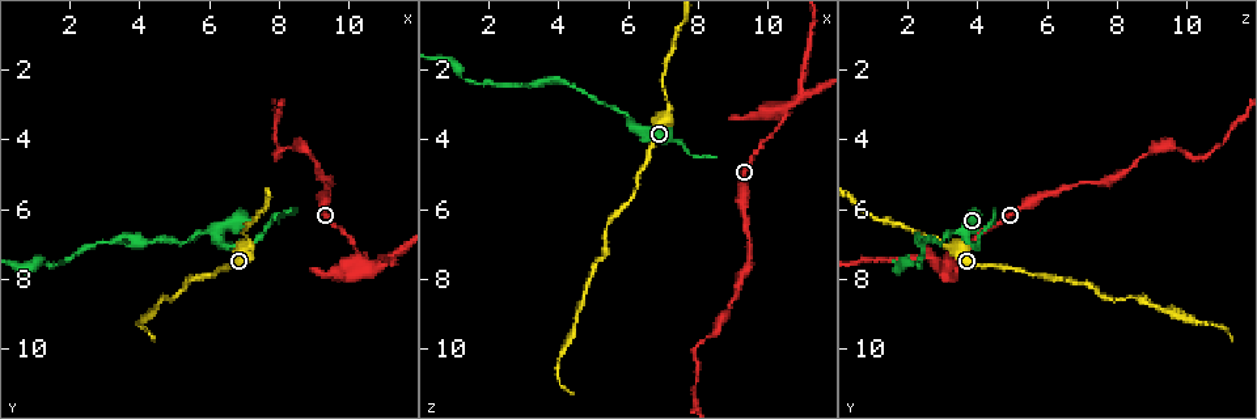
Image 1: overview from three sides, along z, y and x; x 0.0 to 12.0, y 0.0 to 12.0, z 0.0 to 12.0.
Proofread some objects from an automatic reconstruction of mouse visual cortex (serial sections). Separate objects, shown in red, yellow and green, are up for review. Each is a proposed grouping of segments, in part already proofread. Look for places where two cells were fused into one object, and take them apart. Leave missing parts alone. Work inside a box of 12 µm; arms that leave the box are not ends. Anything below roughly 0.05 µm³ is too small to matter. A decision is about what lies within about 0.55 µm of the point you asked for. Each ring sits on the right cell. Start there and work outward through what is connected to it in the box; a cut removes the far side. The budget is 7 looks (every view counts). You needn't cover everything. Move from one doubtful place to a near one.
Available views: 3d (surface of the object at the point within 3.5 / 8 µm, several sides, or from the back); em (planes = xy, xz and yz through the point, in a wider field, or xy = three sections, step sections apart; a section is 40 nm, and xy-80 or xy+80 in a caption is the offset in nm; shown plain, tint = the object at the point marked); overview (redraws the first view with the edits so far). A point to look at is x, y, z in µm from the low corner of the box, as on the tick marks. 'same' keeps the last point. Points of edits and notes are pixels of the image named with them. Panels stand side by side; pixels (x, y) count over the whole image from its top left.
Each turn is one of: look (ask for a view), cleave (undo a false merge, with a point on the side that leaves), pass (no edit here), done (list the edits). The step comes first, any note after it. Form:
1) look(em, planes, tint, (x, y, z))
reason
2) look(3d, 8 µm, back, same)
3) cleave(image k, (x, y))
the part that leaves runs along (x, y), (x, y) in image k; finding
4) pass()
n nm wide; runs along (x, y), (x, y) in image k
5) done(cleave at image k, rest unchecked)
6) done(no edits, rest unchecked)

look(3d, 3.5 µm, back, (5.8, 6.7, 3.2))
calibre changes

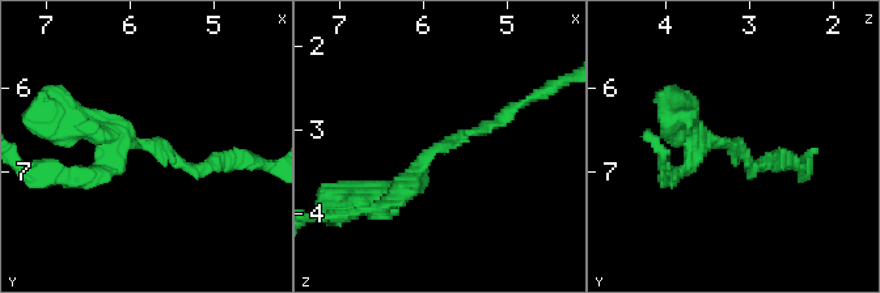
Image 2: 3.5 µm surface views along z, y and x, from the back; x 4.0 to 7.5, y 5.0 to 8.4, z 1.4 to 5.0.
look(em, xy, step 5, tint, (5.75, 6.65, 3.20))
arms of 100, 300 nm; shape alone is not enough

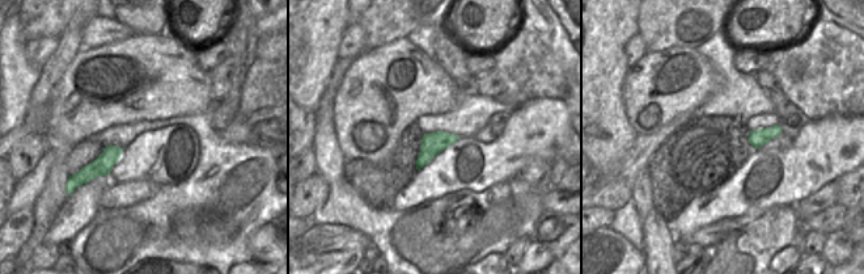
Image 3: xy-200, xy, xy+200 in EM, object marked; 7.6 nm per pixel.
pass()
runs along (380, 204), (436, 151), (510, 111) in image 2; all the same cell

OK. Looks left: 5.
look(3d, 3.5 µm, (8.0, 4.5, 10.2))

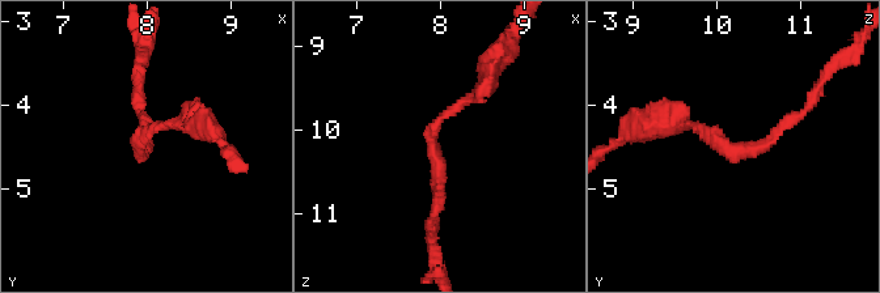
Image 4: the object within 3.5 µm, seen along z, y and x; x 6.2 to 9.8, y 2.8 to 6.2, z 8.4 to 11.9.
pass()
arms of 150, 150 nm; runs along (483, 88), (435, 124), (435, 215) in image 4; one cell here

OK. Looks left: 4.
look(3d, 3.5 µm, (1.6, 7.6, 2.3))

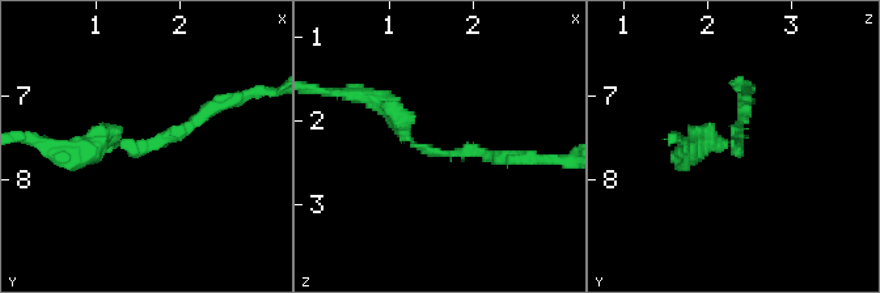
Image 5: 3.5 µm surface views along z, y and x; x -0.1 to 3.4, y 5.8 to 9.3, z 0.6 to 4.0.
look(em, xy, step 2, tint, (1.60, 7.55, 2.35))
arms of 150, 200 nm

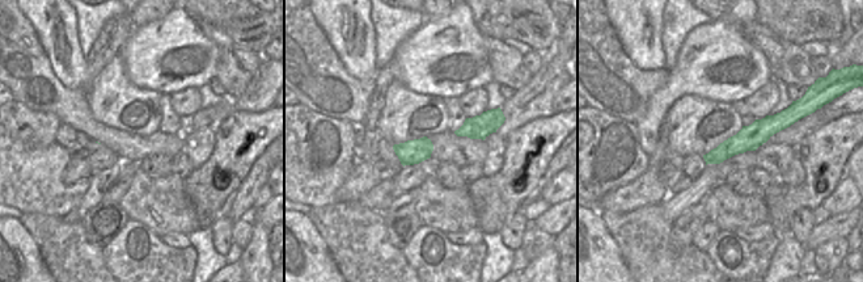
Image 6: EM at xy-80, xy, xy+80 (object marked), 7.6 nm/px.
pass()
runs along (512, 160), (421, 149), (384, 102) in image 5; all the same cell

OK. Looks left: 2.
done(no edits, rest unchecked)

